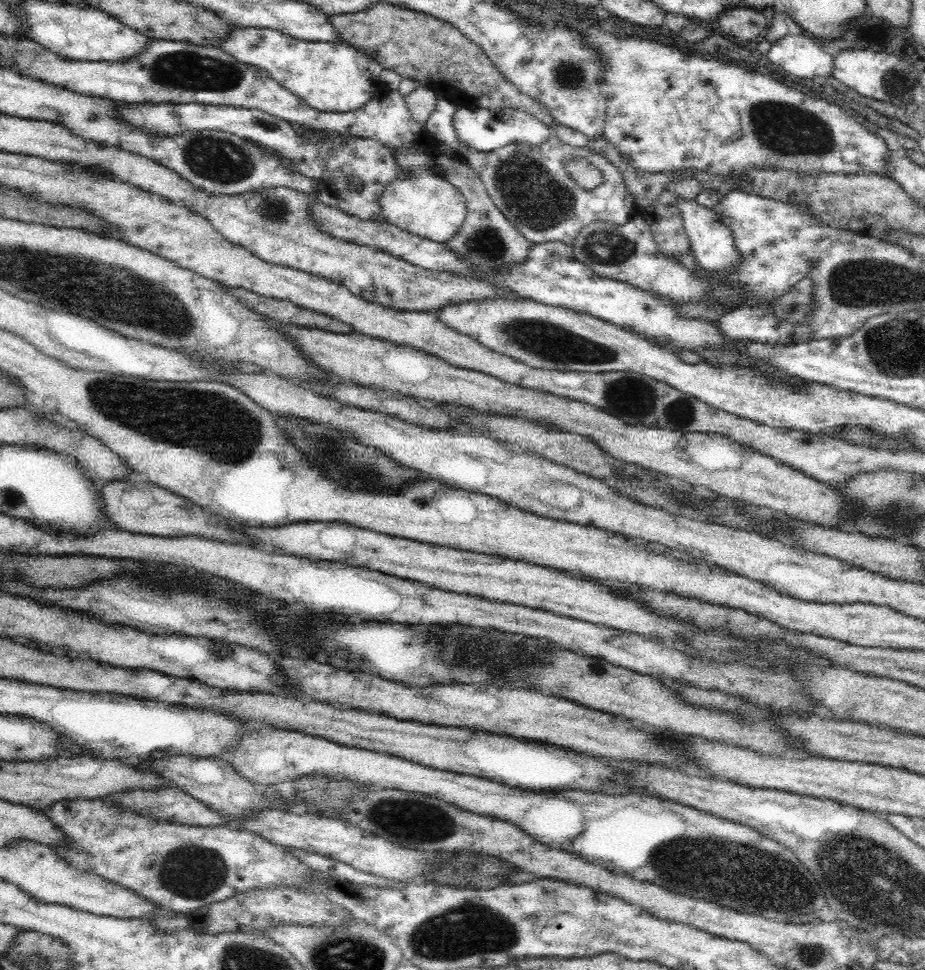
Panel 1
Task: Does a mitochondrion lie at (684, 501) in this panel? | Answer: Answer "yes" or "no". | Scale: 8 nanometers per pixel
no

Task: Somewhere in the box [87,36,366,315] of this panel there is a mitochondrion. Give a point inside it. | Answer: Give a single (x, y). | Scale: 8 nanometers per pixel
(184, 70)

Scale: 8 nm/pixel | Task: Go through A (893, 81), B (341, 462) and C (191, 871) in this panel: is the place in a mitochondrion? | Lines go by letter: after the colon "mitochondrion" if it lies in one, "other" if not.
A: mitochondrion
B: mitochondrion
C: mitochondrion

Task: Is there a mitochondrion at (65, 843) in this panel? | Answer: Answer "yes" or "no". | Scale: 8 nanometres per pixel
no

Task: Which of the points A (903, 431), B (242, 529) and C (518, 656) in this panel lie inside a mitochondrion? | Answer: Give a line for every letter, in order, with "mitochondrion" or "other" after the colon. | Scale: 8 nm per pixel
A: other
B: other
C: mitochondrion

